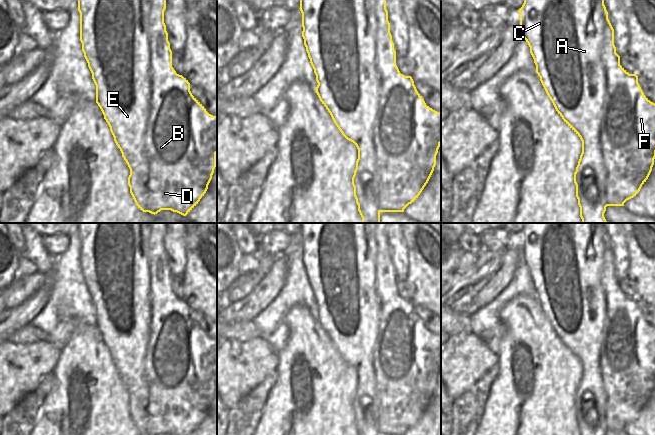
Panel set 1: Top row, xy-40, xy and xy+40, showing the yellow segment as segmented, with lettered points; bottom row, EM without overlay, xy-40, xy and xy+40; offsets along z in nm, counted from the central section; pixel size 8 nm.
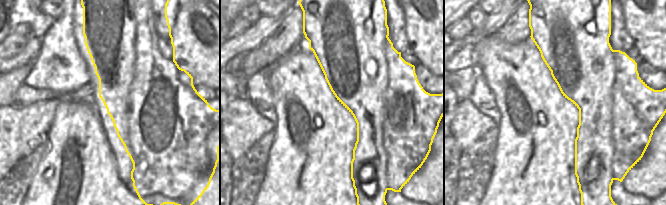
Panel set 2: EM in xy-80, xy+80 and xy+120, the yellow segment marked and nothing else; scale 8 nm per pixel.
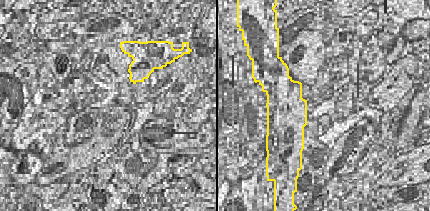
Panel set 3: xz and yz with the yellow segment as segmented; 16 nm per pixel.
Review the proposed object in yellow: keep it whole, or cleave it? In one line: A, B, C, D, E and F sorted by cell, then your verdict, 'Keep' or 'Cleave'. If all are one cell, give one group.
Groups: A B C D E F. Keep.

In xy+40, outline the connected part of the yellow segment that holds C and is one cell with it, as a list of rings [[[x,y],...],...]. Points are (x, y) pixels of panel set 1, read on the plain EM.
[[[524,223],[520,237],[522,261],[530,271],[530,277],[536,289],[536,297],[552,325],[556,335],[564,346],[580,361],[582,377],[574,397],[576,421],[580,435],[606,435],[607,430],[624,430],[624,427],[638,418],[642,409],[648,403],[655,383],[655,327],[643,317],[636,298],[629,298],[620,289],[620,280],[614,269],[614,253],[608,243],[604,223]]]

